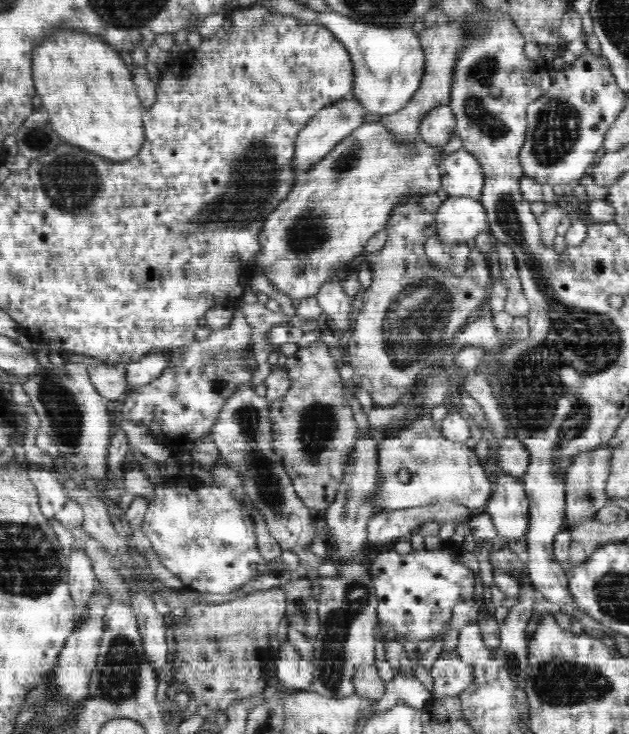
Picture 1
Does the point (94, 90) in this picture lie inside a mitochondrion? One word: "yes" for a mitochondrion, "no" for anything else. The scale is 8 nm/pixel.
no

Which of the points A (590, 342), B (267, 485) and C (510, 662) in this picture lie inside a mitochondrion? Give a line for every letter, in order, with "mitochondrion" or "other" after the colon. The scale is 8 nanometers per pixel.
A: mitochondrion
B: mitochondrion
C: mitochondrion

